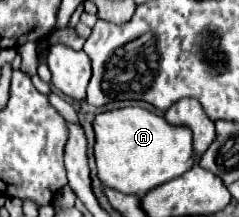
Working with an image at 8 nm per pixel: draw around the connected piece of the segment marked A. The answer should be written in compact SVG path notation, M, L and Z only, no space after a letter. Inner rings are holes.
M138 106L98 114L94 118L94 132L98 178L122 194L144 196L152 188L182 176L196 164L190 128L168 124L164 116Z

